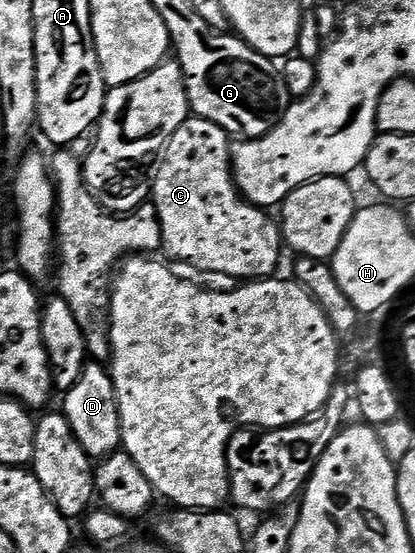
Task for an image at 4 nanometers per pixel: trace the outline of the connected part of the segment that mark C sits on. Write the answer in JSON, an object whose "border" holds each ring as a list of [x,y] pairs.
{"border":[[[191,116],[171,136],[171,140],[165,145],[163,153],[155,166],[155,173],[152,175],[153,188],[151,191],[151,201],[157,210],[157,219],[161,225],[161,241],[164,253],[169,253],[171,257],[178,258],[181,262],[190,262],[193,266],[198,266],[201,270],[210,270],[213,274],[226,274],[233,280],[260,280],[272,278],[278,273],[277,265],[281,262],[281,250],[283,251],[283,239],[281,237],[281,227],[275,221],[272,213],[266,212],[262,207],[253,206],[246,202],[241,196],[241,191],[237,188],[237,183],[233,181],[233,151],[231,149],[231,136],[219,124],[211,124],[211,120],[203,120],[196,116]]]}

